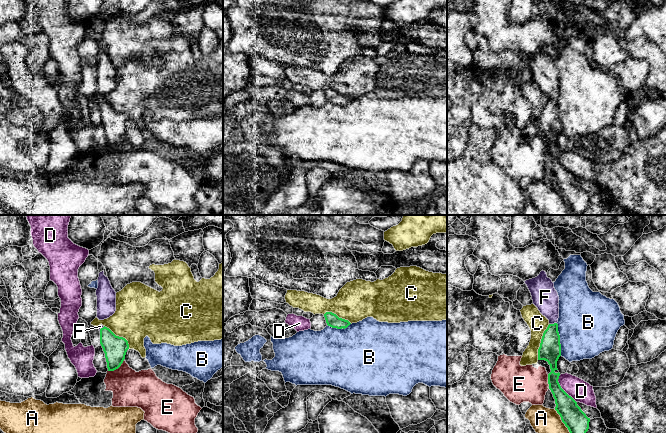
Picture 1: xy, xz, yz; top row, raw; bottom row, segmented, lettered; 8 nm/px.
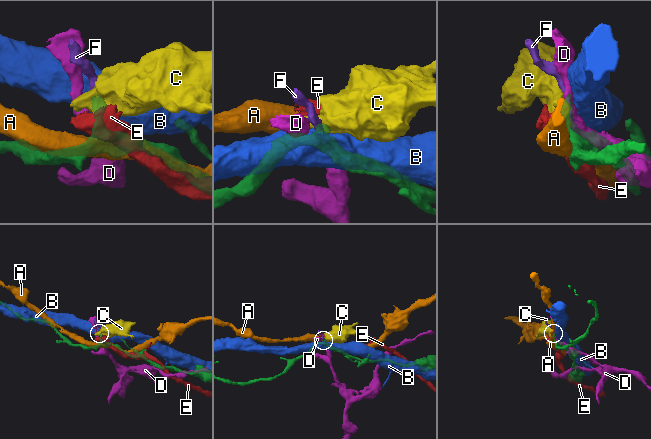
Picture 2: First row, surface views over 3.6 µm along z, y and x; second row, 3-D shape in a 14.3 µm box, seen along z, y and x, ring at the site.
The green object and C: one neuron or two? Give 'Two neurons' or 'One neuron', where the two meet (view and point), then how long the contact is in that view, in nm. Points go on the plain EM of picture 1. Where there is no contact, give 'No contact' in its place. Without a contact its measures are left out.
Two neurons. Touches green at yz (541, 118). Shared border 300 nm

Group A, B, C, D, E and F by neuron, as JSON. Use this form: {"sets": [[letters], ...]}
{"sets": [["A"], ["B"], ["C"], ["D"], ["E"], ["F"]]}

